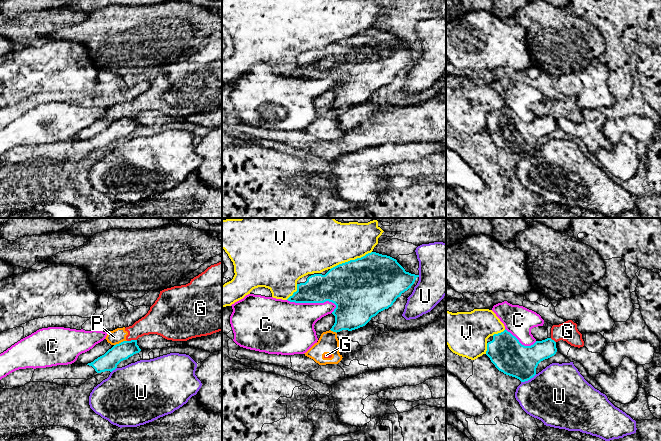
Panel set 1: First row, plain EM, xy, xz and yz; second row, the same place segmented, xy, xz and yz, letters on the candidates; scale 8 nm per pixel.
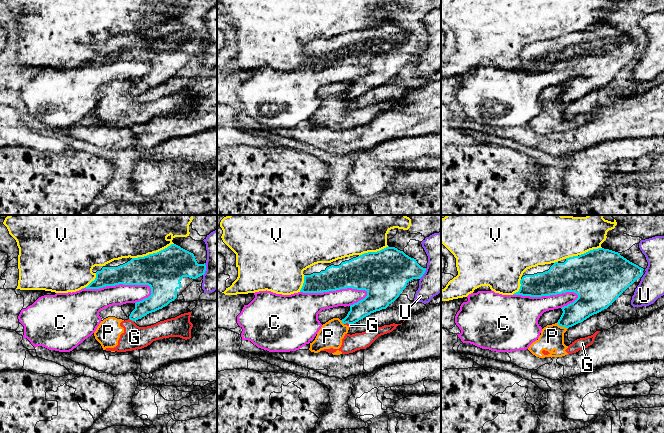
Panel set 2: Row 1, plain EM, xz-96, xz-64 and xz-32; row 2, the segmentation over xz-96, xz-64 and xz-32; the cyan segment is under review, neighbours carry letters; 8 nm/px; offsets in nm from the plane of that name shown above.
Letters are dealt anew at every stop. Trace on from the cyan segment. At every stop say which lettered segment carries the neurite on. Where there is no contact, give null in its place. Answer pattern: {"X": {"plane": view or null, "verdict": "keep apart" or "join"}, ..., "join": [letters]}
{"C": {"plane": "xz", "verdict": "keep apart"}, "G": {"plane": "xy", "verdict": "keep apart"}, "P": {"plane": "xy", "verdict": "keep apart"}, "U": {"plane": "yz", "verdict": "keep apart"}, "V": {"plane": "xz", "verdict": "keep apart"}, "join": []}

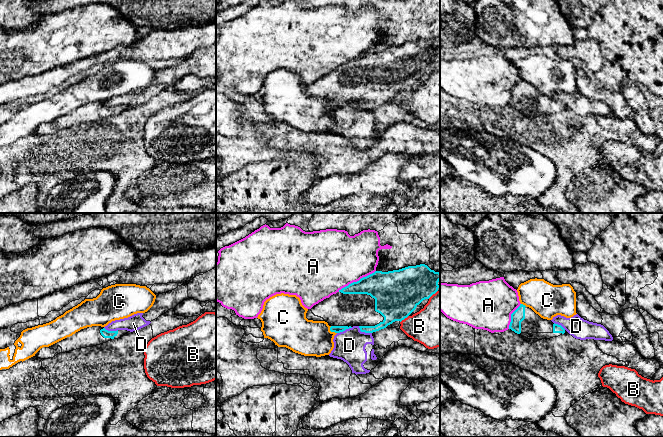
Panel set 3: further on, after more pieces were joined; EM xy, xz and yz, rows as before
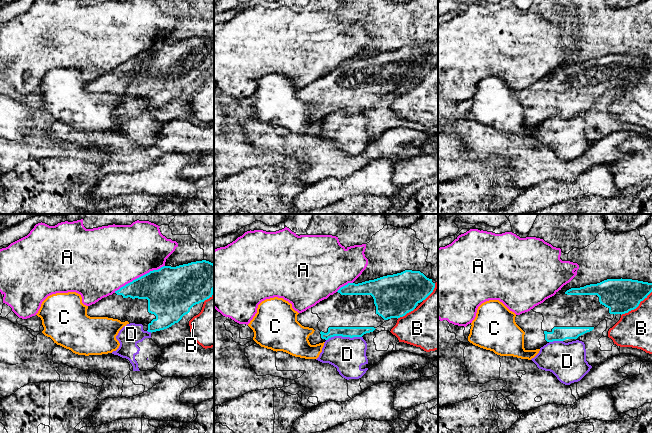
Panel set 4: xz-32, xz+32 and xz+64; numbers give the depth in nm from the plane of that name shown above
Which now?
{"A": {"plane": "xz", "verdict": "keep apart"}, "B": {"plane": "xz", "verdict": "keep apart"}, "C": {"plane": "xz", "verdict": "keep apart"}, "D": {"plane": "xz", "verdict": "keep apart"}, "join": []}

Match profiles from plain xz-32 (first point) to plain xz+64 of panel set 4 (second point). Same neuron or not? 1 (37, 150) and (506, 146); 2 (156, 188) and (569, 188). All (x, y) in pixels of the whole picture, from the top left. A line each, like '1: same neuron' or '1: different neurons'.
1: different neurons
2: same neuron

